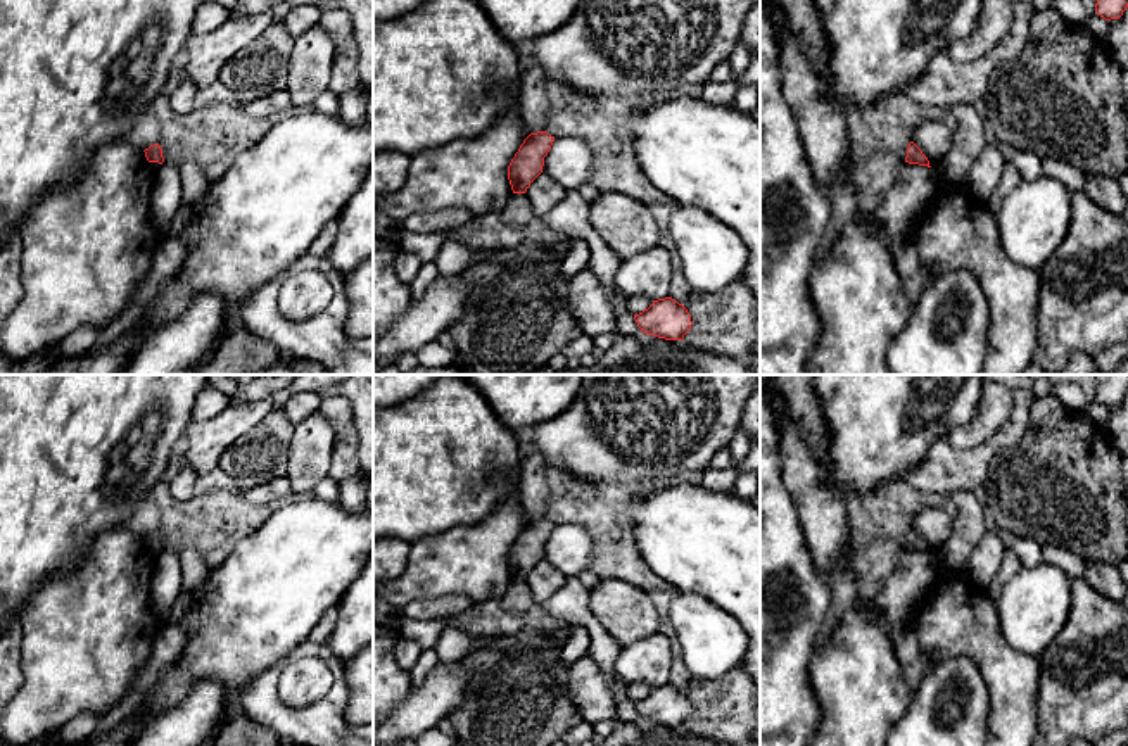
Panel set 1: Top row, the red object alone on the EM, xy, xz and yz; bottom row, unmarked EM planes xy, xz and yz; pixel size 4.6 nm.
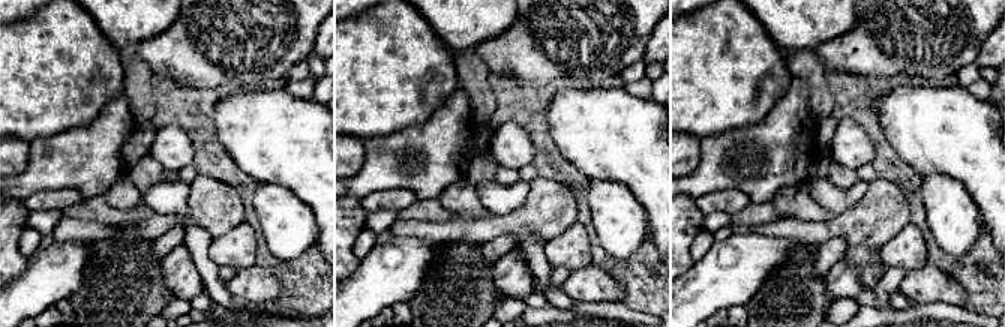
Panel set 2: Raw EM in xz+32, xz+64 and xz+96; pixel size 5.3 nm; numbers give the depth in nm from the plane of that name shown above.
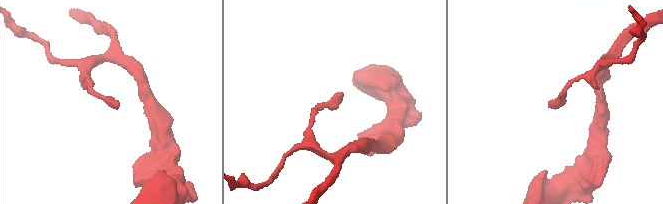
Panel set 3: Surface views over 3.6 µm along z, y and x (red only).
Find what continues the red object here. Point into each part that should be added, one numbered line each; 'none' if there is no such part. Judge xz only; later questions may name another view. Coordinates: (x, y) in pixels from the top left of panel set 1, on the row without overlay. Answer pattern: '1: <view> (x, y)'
none

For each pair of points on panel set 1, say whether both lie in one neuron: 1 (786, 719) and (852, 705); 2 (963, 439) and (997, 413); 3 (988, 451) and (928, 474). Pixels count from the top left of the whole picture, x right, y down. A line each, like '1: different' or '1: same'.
1: different
2: same
3: same

